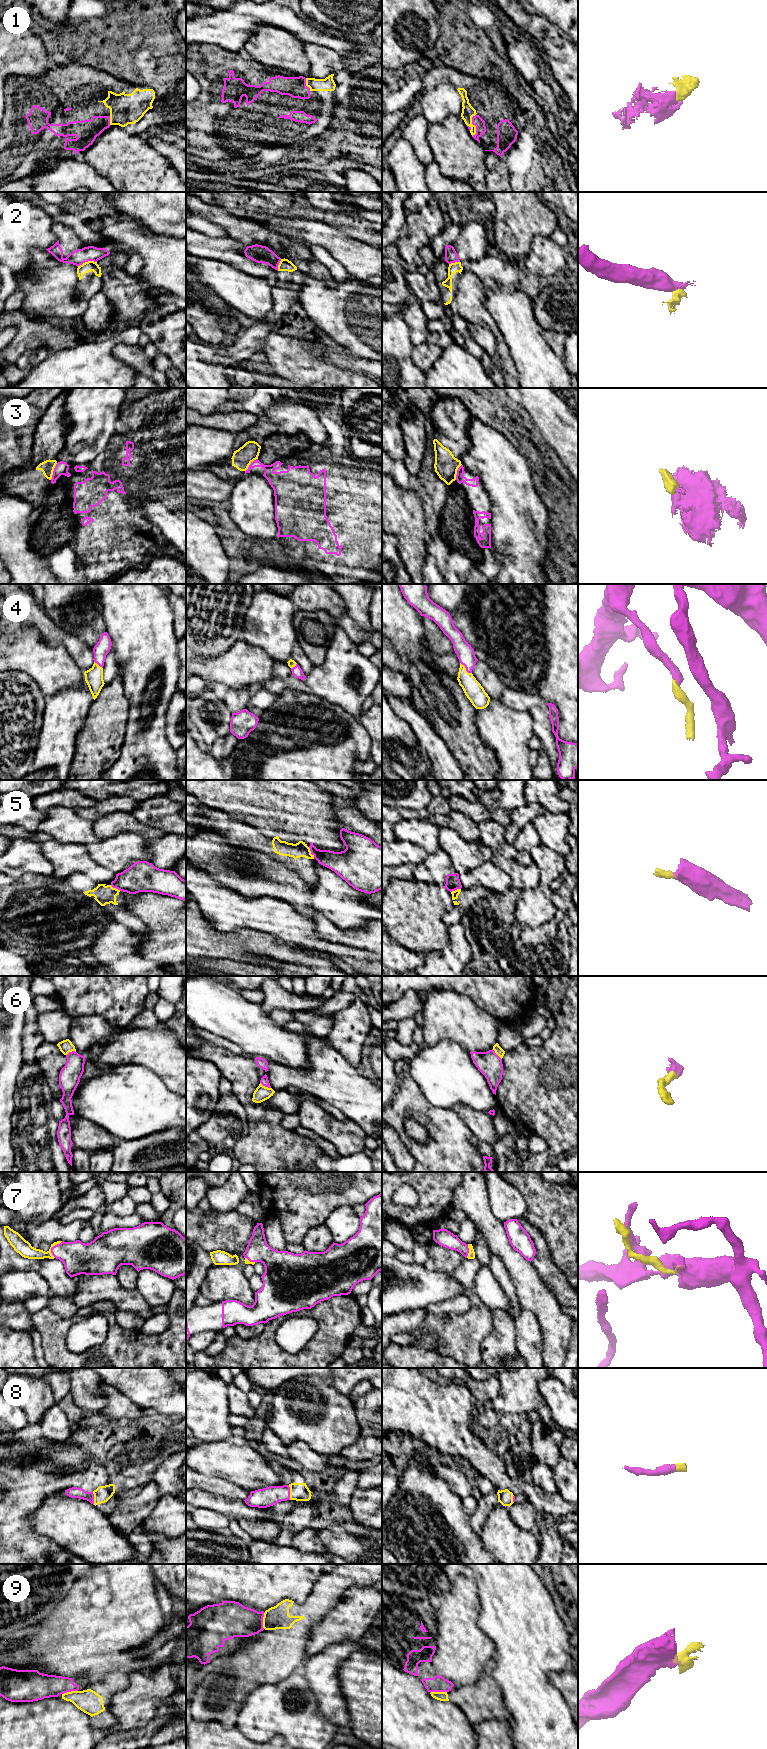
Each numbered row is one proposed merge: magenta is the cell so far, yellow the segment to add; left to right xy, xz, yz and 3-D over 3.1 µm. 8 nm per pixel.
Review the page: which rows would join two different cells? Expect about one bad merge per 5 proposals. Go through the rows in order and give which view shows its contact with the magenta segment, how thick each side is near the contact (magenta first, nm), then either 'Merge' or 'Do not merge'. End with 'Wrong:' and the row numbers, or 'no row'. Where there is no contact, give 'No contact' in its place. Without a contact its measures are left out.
1: Touches magenta in yz. Thickness 80 nm (magenta) against 100 nm. Merge
2: Touches magenta in xy. Thickness 120 nm (magenta) against 90 nm. Do not merge
3: Touches magenta in xy. Thickness 110 nm (magenta) against 110 nm. Do not merge
4: Touches magenta in yz. Thickness 140 nm (magenta) against 150 nm. Merge
5: Touches magenta in xz. Thickness 180 nm (magenta) against 120 nm. Do not merge
6: Touches magenta in xz. Thickness 70 nm (magenta) against 120 nm. Merge
7: Touches magenta in xy. Thickness 260 nm (magenta) against 120 nm. Merge
8: Touches magenta in xz. Thickness 160 nm (magenta) against 140 nm. Merge
9: Touches magenta in xz. Thickness 300 nm (magenta) against 190 nm. Do not merge
Wrong: 2, 3, 5, 9

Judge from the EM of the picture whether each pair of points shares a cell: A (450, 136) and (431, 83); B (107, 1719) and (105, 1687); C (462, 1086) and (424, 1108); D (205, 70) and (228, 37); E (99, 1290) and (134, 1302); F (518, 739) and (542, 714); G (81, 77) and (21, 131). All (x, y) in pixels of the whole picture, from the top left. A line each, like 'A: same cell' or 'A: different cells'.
A: different cells
B: same cell
C: different cells
D: different cells
E: same cell
F: different cells
G: same cell

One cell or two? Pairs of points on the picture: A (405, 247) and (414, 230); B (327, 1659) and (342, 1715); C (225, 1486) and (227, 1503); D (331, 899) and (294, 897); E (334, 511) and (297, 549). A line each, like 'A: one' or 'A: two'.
A: one
B: one
C: two
D: two
E: one

